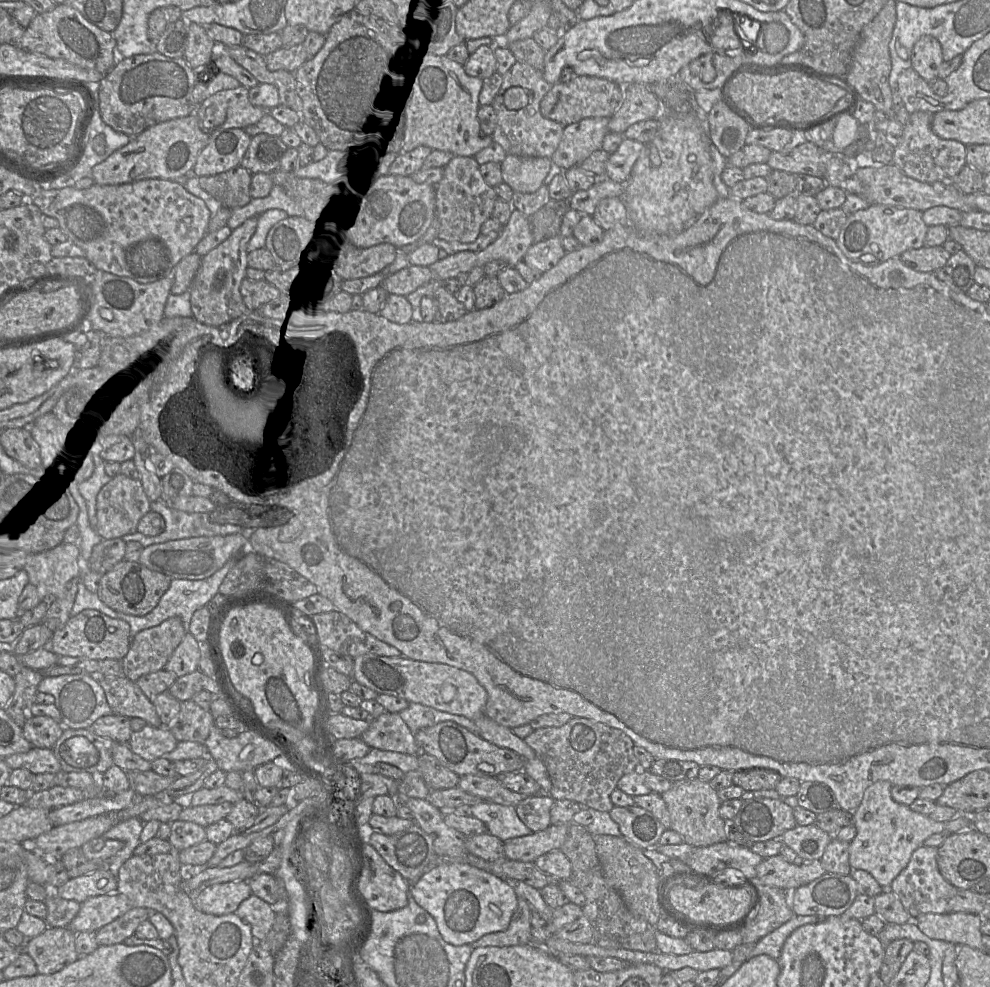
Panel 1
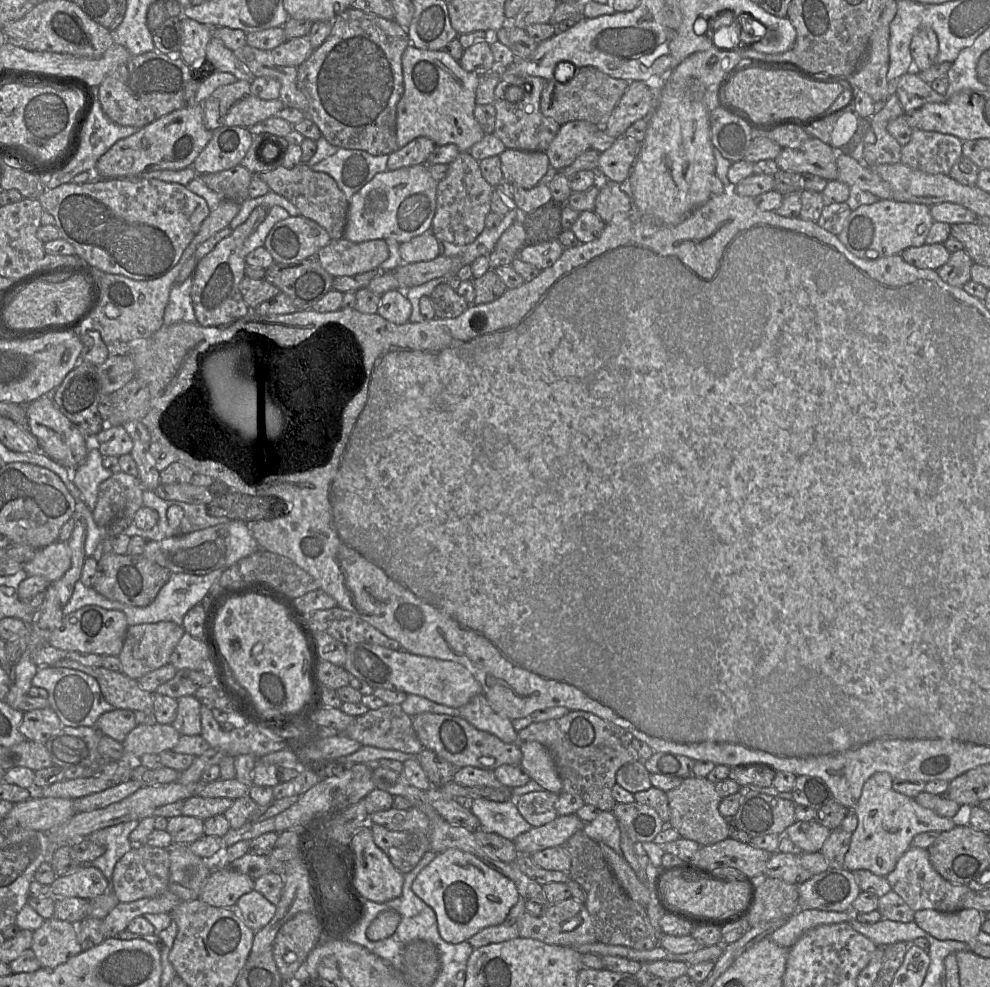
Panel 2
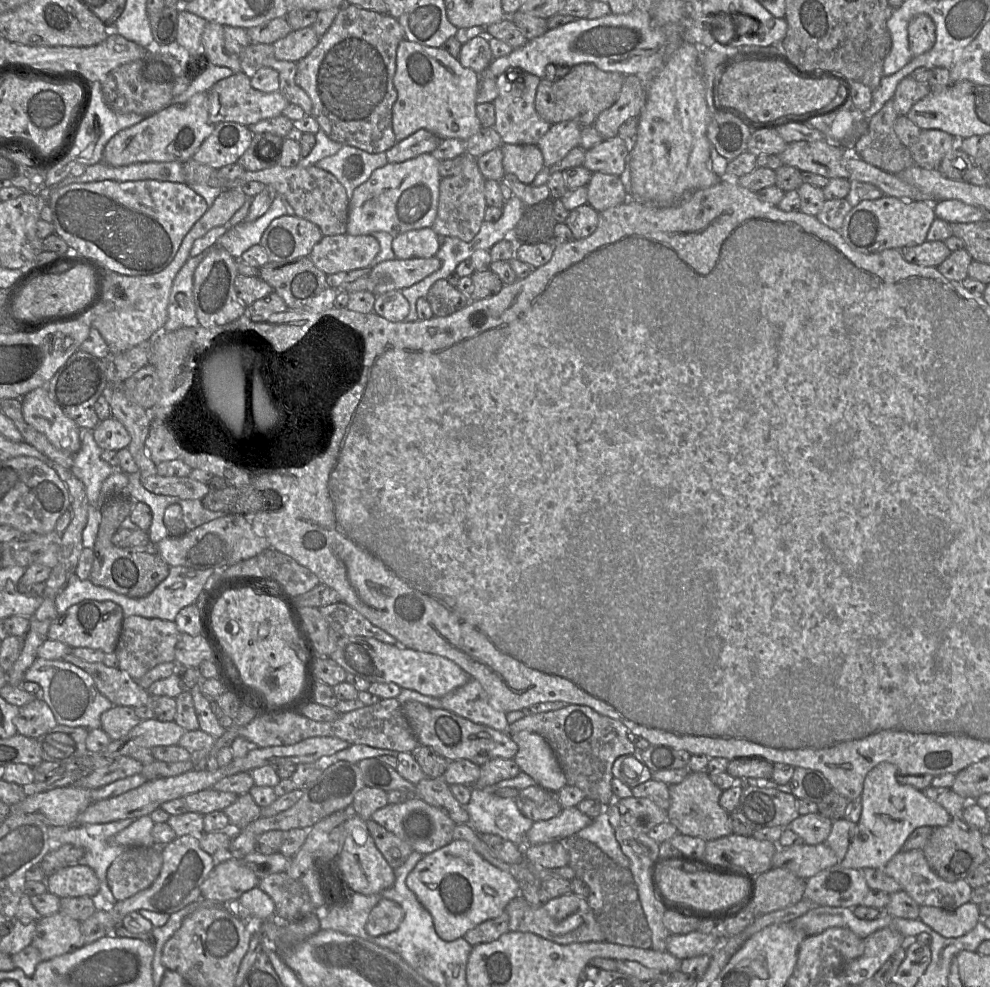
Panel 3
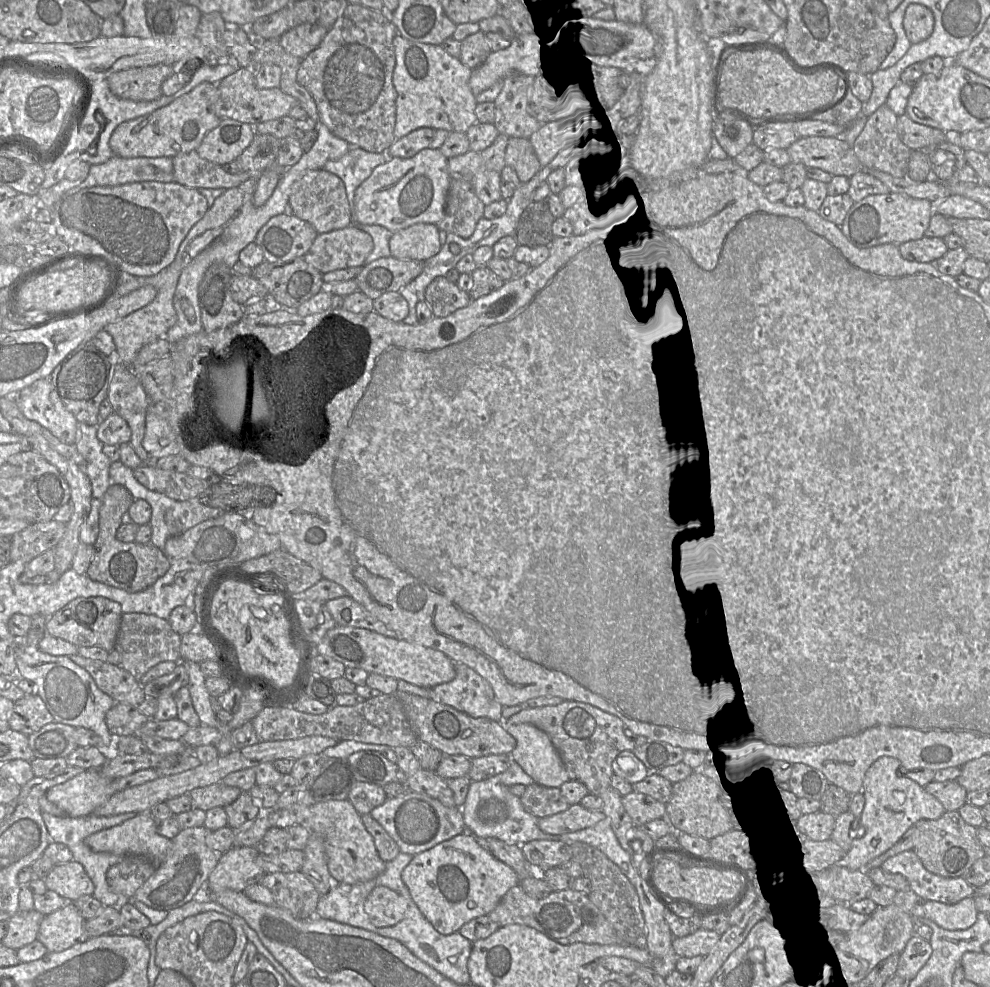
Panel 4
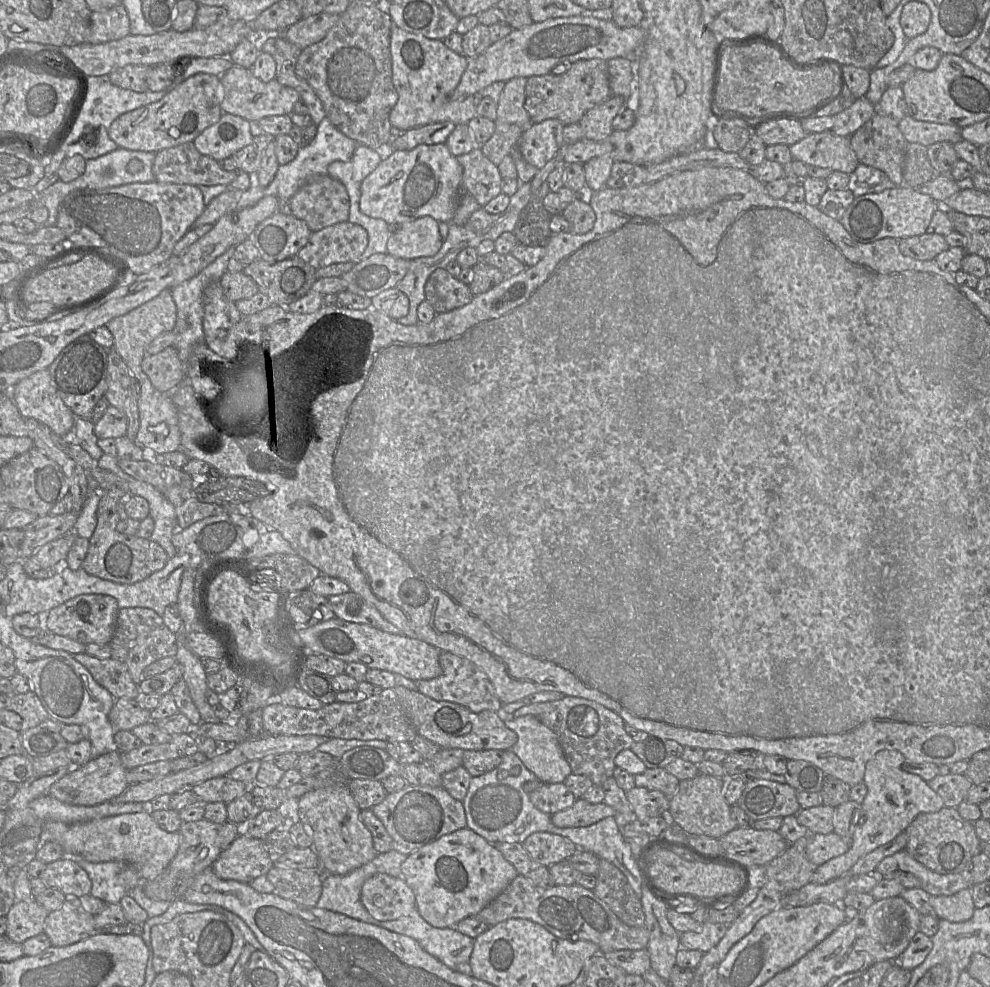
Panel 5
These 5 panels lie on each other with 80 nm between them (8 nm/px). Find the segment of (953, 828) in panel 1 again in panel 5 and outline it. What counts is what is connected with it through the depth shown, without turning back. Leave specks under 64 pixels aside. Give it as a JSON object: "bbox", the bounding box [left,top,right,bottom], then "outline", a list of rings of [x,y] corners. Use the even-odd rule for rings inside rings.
{"bbox":[812,750,944,884],"outline":[[[896,750],[879,751],[867,762],[863,777],[867,793],[861,803],[859,821],[850,847],[844,854],[817,866],[812,875],[812,883],[825,884],[846,874],[861,857],[904,832],[919,814],[938,812],[944,807],[942,798],[926,781],[902,769],[904,762],[904,756]]]}

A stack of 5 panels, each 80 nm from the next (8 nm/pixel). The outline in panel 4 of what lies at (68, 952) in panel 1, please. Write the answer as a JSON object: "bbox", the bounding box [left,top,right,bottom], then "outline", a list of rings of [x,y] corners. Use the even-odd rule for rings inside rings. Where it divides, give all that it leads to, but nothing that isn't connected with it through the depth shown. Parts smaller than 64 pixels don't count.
{"bbox":[37,902,87,952],"outline":[[[66,902],[60,909],[45,915],[37,939],[48,952],[60,952],[87,940],[86,920],[73,902]]]}

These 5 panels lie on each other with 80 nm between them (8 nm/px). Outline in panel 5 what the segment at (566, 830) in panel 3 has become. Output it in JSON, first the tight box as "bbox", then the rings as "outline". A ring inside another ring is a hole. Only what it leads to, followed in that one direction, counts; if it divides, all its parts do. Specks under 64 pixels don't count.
{"bbox":[551,798,615,828],"outline":[[[578,798],[569,808],[552,814],[551,822],[560,828],[583,827],[614,815],[615,810],[604,802],[589,803]]]}

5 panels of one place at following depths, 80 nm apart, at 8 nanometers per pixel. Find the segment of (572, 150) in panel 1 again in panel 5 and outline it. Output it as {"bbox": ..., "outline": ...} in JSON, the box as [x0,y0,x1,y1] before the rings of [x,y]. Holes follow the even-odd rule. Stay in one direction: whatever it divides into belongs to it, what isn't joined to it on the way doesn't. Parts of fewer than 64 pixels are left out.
{"bbox":[517,119,564,169],"outline":[[[556,119],[532,123],[523,130],[517,145],[522,157],[538,169],[544,167],[564,147],[563,128],[564,124]]]}

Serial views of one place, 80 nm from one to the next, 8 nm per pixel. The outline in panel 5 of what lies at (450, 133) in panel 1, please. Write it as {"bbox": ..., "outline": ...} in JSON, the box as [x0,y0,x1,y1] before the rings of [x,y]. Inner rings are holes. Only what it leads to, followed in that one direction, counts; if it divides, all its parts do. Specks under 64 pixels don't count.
{"bbox":[390,24,477,136],"outline":[[[395,24],[391,27],[390,53],[392,82],[398,93],[398,101],[390,113],[394,136],[395,132],[406,132],[416,127],[440,122],[467,124],[477,115],[475,95],[458,100],[452,99],[452,94],[469,60],[463,54],[450,50],[442,40],[406,32]]]}

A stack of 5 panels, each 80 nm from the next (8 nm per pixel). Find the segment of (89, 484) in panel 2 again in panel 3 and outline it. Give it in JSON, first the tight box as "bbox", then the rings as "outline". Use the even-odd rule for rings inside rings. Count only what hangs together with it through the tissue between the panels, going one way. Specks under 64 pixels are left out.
{"bbox":[71,429,114,506],"outline":[[[81,429],[81,447],[74,456],[71,471],[84,485],[90,506],[95,506],[102,483],[114,471],[101,457],[102,449],[94,439],[94,429]]]}

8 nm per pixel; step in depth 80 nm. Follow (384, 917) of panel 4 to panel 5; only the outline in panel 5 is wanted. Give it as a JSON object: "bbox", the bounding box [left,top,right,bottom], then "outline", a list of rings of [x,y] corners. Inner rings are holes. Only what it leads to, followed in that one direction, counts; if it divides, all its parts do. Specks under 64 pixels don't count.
{"bbox":[360,873,416,921],"outline":[[[378,873],[362,885],[360,901],[376,920],[390,921],[416,908],[415,895],[402,877]]]}

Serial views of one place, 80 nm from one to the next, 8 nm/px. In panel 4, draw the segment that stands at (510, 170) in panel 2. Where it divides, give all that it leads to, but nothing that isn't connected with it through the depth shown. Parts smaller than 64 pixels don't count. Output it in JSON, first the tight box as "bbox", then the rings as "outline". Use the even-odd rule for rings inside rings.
{"bbox":[505,138,542,183],"outline":[[[509,138],[505,165],[512,167],[521,183],[530,181],[542,168],[529,139]]]}

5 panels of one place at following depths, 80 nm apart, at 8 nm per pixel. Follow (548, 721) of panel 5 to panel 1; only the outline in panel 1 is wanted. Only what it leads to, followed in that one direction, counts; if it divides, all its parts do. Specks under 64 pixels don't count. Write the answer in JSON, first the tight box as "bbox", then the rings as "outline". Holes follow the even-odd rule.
{"bbox":[523,717,640,812],"outline":[[[571,717],[563,726],[536,729],[523,740],[545,765],[552,783],[550,795],[555,801],[573,800],[583,808],[609,812],[614,807],[611,793],[620,778],[640,771],[631,738],[619,729],[587,718]]]}

